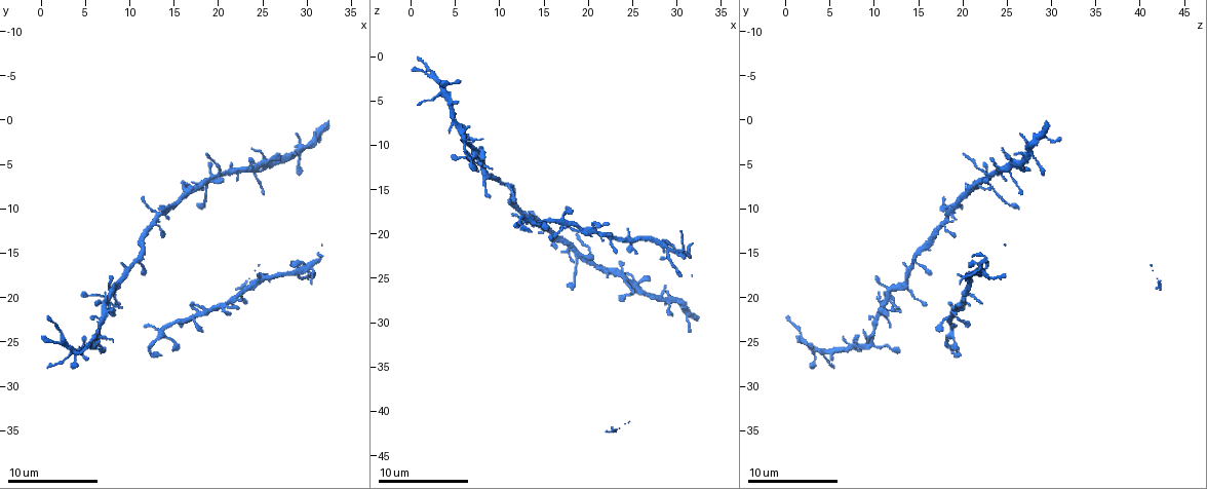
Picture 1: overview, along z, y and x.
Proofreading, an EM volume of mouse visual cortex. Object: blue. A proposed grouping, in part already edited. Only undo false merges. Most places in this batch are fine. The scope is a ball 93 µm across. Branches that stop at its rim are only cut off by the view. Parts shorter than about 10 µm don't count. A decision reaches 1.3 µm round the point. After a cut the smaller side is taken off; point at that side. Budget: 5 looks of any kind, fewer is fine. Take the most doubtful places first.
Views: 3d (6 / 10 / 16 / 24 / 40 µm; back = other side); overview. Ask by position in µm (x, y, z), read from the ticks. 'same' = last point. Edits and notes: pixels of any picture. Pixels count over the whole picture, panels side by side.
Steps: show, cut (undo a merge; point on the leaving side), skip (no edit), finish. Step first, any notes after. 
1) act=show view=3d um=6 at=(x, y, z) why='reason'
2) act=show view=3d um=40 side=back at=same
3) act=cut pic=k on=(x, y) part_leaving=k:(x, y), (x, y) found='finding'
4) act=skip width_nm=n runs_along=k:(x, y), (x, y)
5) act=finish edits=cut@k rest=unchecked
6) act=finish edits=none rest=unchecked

act=show view=3d um=16 at=(28.2, 4.2, 27.6) why='four-way junction'

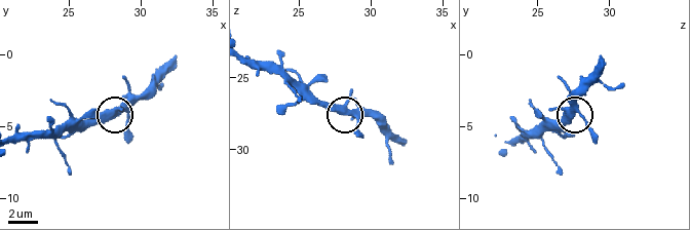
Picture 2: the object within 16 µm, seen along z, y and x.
act=skip found='one cell here'

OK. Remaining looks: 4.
act=show view=3d um=10 at=(8.4, 19.0, 13.6)

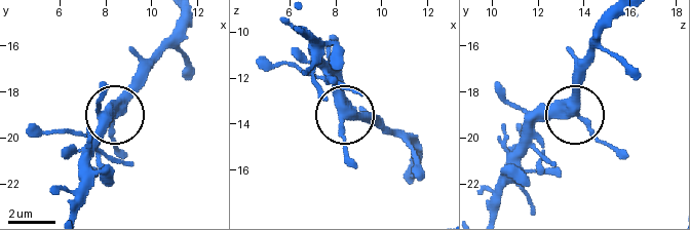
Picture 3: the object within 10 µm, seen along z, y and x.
act=show view=3d um=10 side=back at=(8.3, 19.1, 13.7)

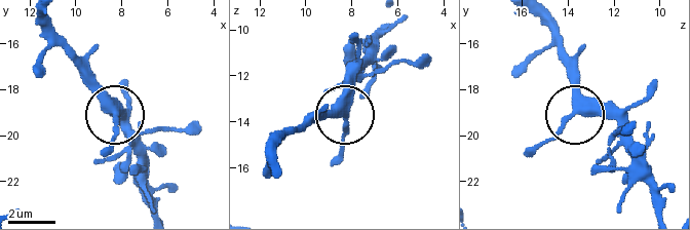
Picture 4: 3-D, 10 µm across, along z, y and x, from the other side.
act=skip arms=3 runs_along=4:(42, 16), (121, 126) found='one cell here'

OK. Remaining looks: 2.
act=show view=3d um=10 at=(20.4, 6.2, 23.2) why='three arms meet'

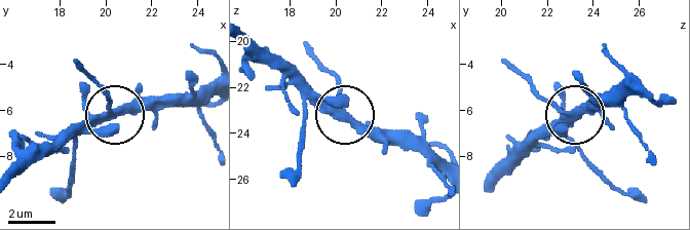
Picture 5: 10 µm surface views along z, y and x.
act=show view=3d um=10 side=back at=(20.3, 6.2, 23.0) why='from behind'

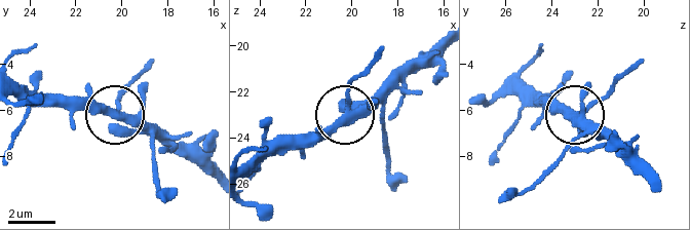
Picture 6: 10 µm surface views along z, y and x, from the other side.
act=skip runs_along=6:(211, 176), (128, 117), (71, 108) found='continuous, no second cell'

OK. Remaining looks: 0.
act=finish edits=none rest=unchecked

